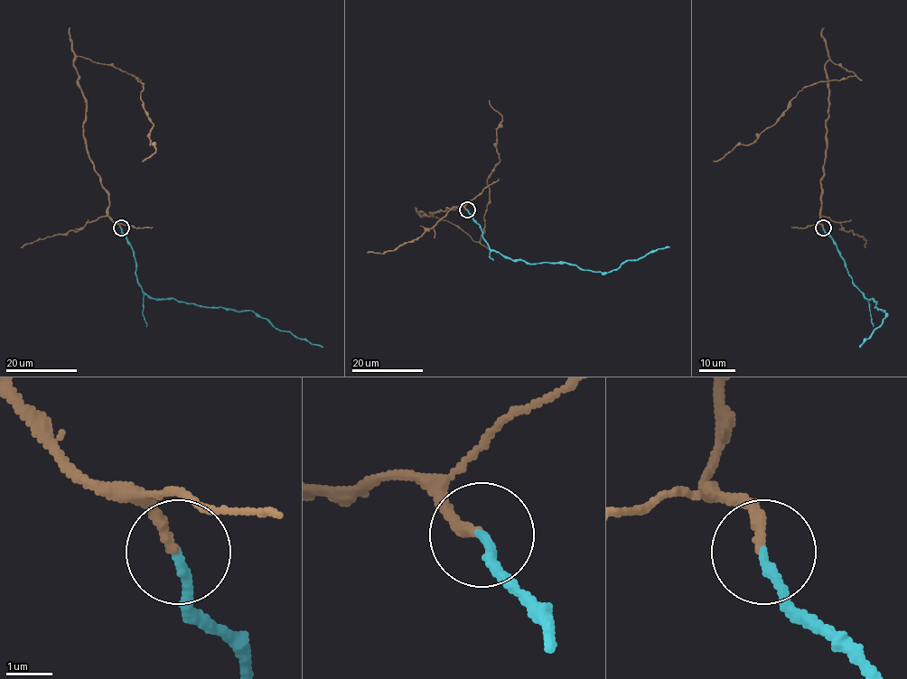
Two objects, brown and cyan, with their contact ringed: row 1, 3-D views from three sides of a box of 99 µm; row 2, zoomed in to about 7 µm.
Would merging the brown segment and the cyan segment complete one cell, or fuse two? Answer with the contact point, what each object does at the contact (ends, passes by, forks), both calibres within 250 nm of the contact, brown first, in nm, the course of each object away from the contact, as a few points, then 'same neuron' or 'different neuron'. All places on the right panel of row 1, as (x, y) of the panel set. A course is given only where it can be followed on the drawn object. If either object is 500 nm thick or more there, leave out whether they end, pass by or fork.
place (823, 227); brown ends; cyan ends; calibres 200 and 200 nm; course brown (823, 227), (818, 222), (829, 56), (854, 76), (806, 86), (752, 144), (737, 144), (713, 162); course cyan (823, 227), (836, 246), (852, 283), (865, 297), (876, 302), (875, 307), (885, 312), (883, 322), (860, 348); same neuron

